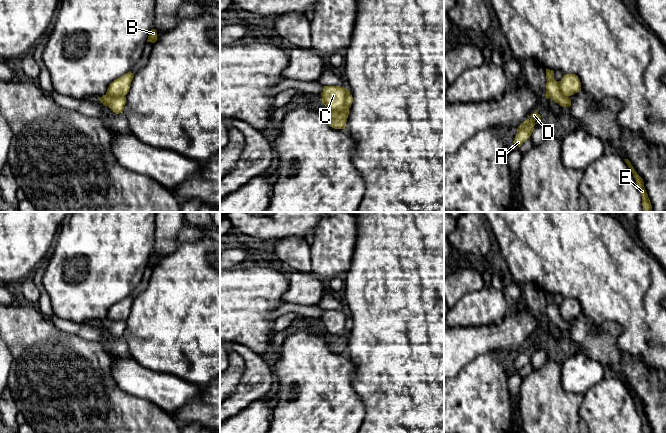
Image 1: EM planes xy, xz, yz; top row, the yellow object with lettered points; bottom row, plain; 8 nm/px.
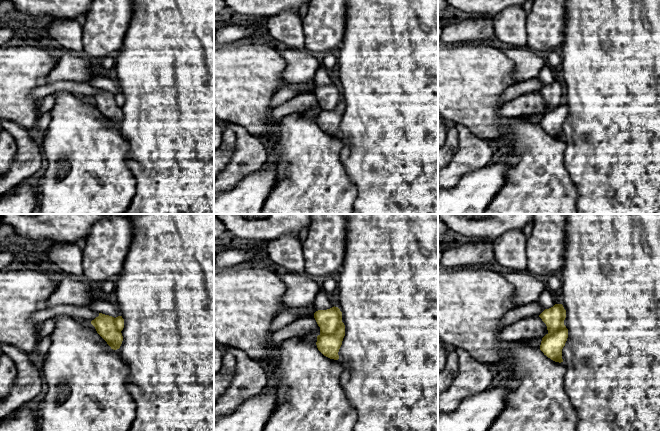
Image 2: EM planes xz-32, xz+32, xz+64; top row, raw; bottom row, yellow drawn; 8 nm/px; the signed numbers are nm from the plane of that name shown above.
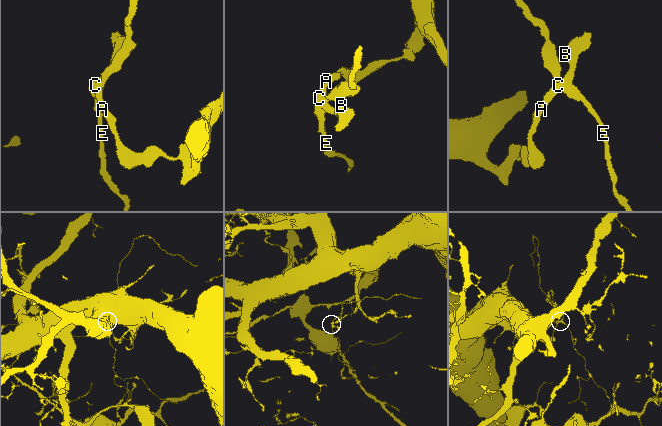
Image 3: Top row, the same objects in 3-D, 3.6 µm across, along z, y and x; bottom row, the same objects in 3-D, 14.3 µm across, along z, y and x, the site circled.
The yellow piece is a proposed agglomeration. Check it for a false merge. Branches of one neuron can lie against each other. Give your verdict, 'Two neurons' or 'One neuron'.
Two neurons

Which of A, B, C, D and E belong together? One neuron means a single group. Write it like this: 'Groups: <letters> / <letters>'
Groups: A B C D / E

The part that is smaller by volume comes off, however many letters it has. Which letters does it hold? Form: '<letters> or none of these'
E

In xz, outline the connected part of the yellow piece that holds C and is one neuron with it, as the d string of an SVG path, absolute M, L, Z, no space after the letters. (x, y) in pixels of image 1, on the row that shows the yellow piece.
M324 86L321 92L322 103L332 111L343 111L347 116L349 110L345 108L345 101L349 90L340 86Z

